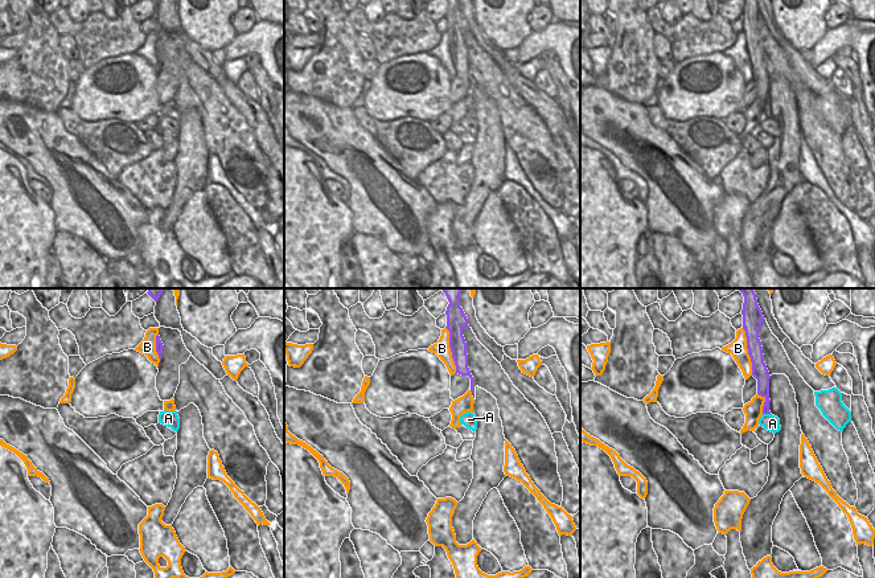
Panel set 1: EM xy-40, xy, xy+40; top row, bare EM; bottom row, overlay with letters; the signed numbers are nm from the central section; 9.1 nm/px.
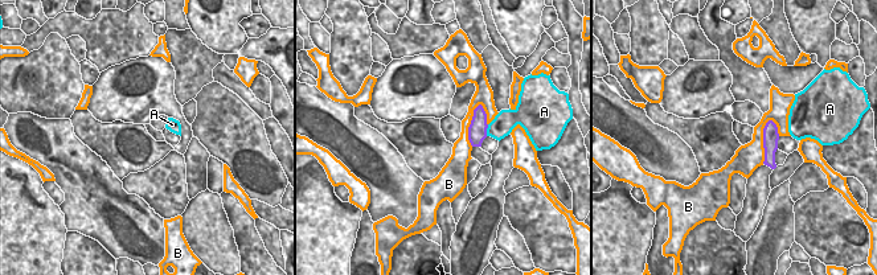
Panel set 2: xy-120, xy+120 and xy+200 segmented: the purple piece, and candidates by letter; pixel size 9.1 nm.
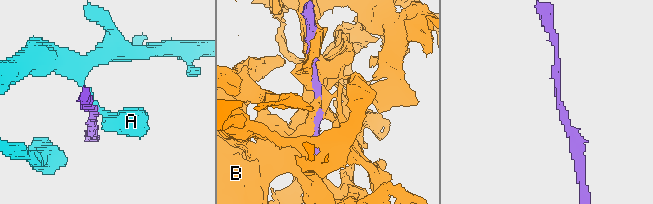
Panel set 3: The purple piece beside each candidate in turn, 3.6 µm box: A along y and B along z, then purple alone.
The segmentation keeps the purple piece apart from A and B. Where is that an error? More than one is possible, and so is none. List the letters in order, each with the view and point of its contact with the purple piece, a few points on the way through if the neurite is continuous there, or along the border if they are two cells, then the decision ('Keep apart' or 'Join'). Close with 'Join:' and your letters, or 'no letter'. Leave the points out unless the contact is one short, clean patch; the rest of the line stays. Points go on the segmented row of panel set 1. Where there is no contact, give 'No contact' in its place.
A: Touches purple at xy+40 (767, 413). Boundary: xy+40 (763, 413), (769, 414). Keep apart
B: Touches purple at xy+40 (748, 352). Keep apart
Join: no letter

